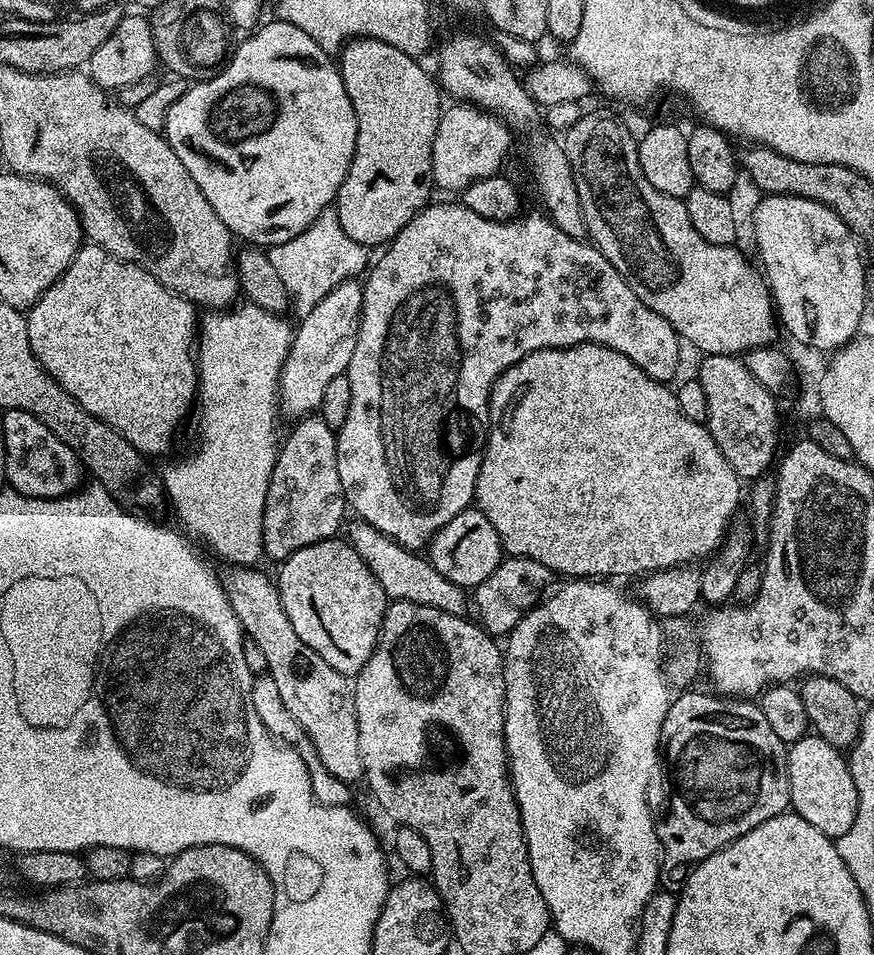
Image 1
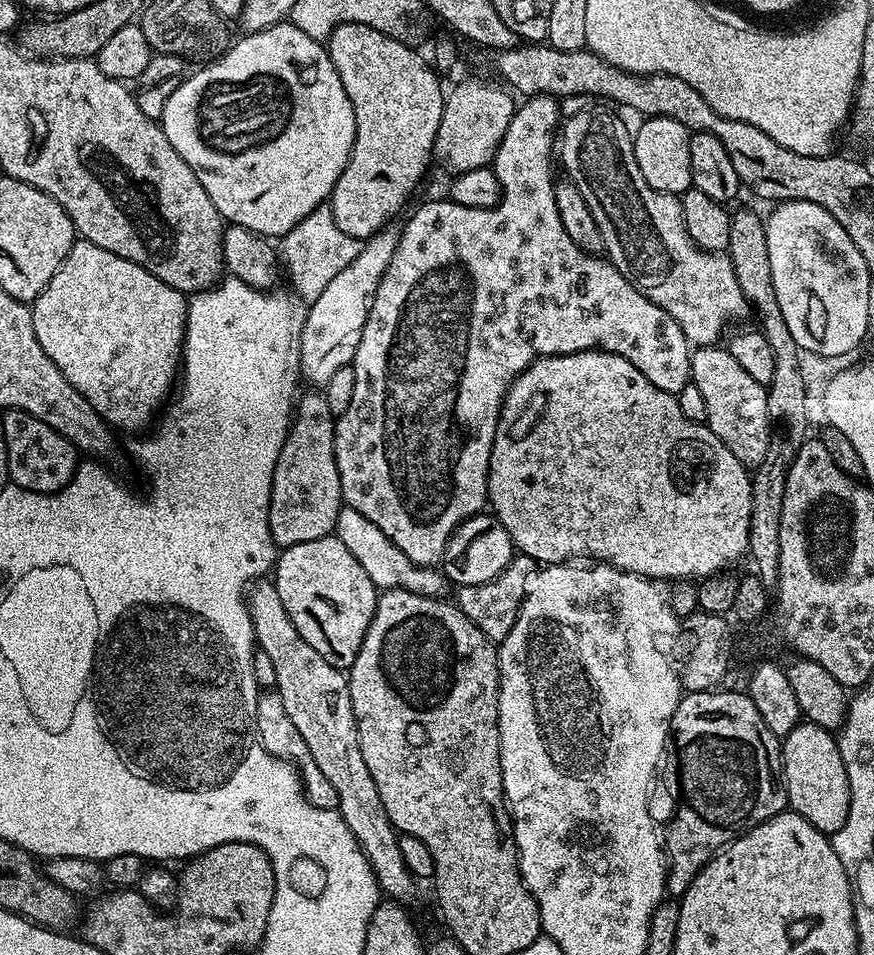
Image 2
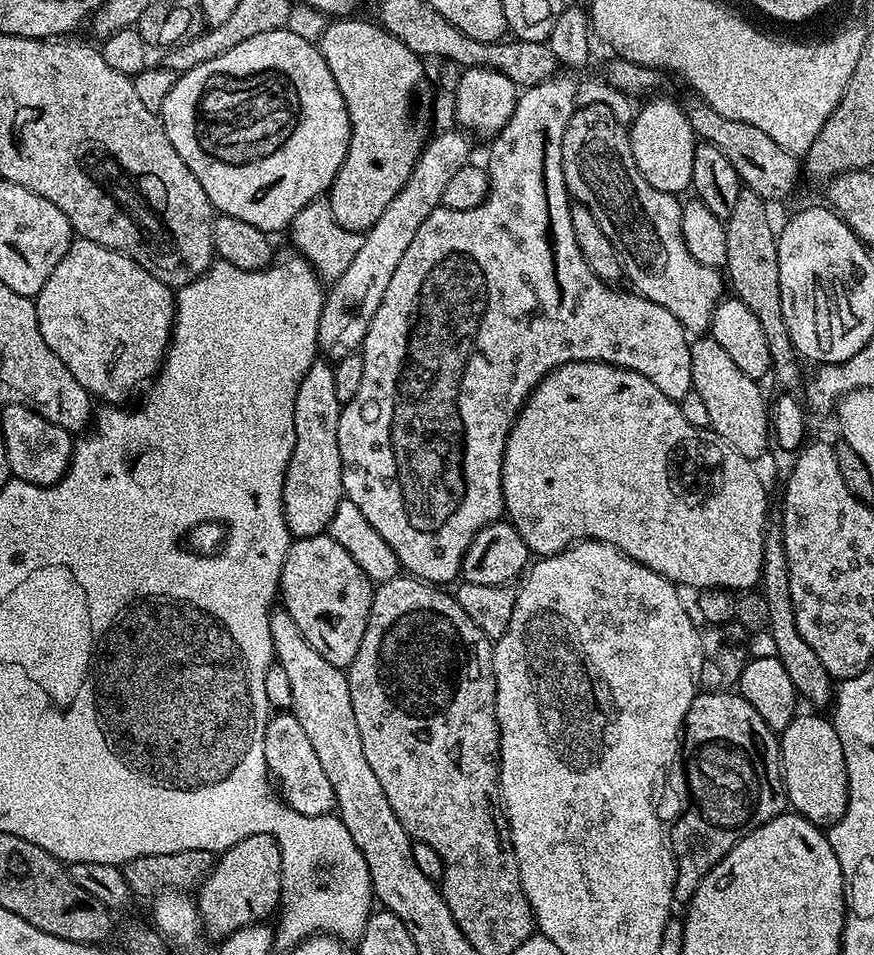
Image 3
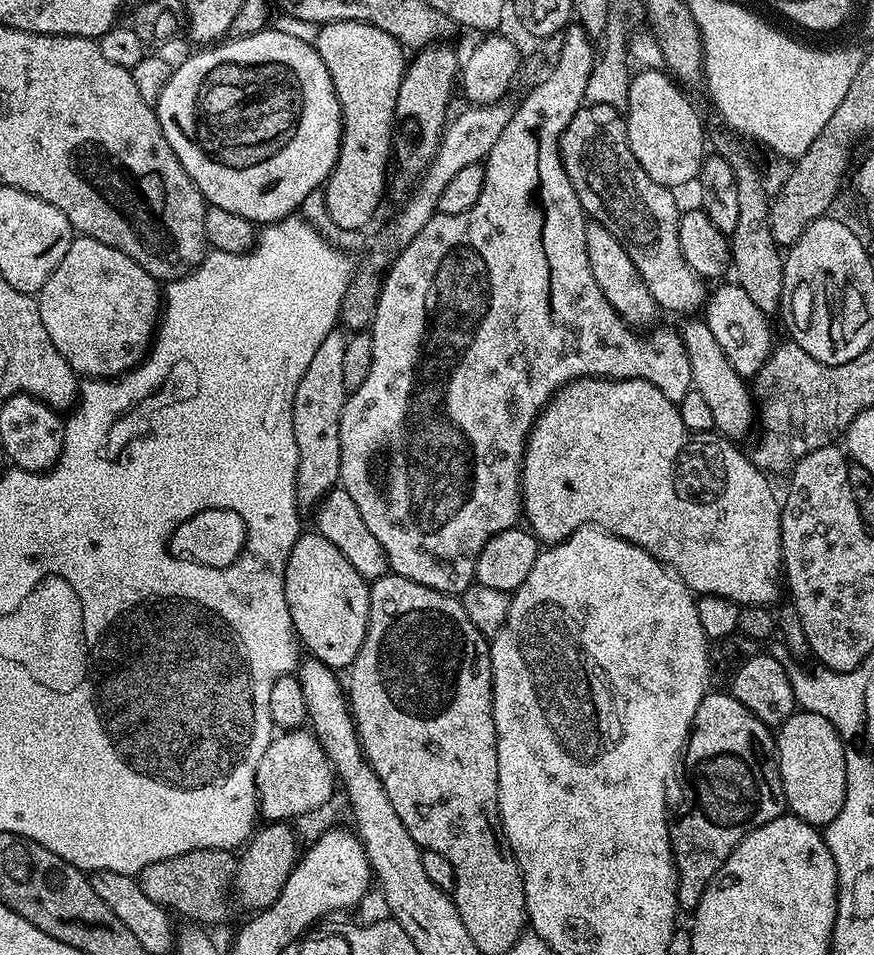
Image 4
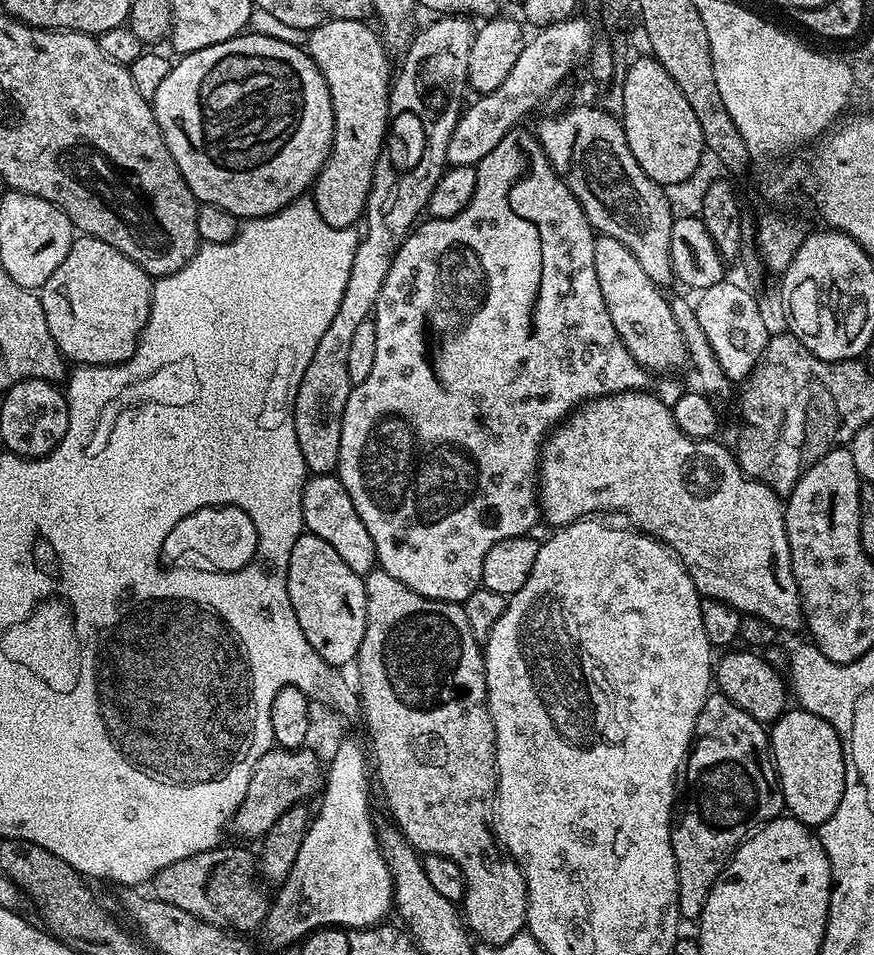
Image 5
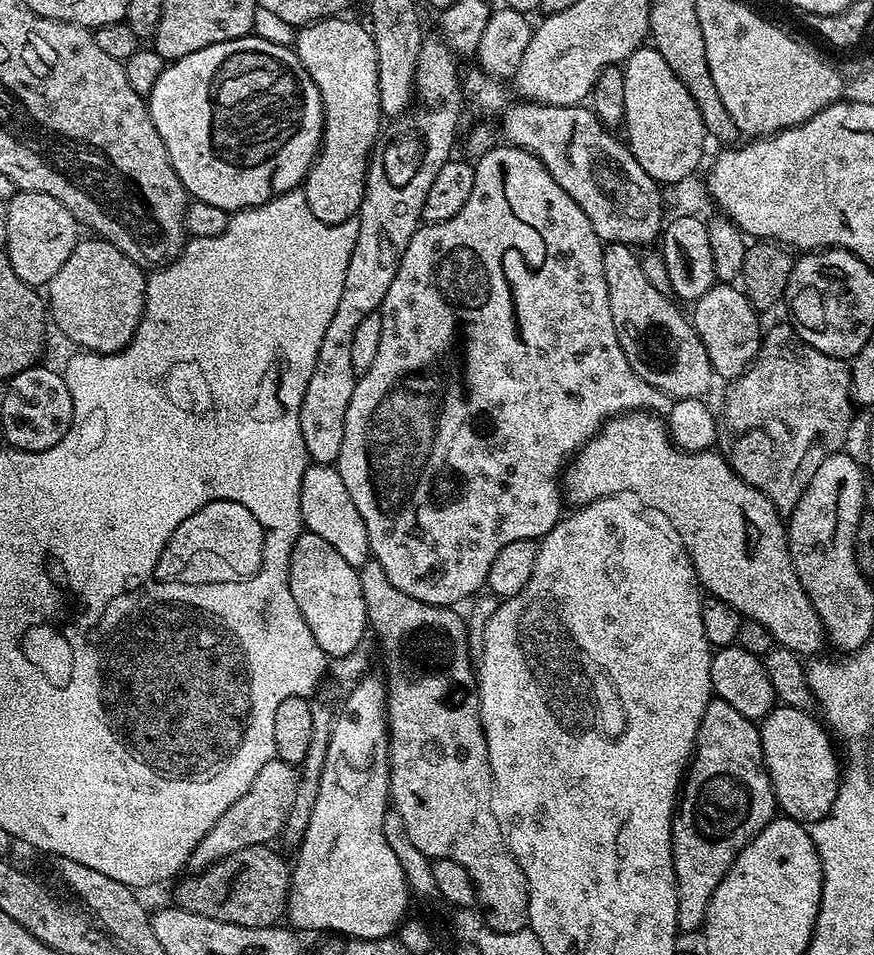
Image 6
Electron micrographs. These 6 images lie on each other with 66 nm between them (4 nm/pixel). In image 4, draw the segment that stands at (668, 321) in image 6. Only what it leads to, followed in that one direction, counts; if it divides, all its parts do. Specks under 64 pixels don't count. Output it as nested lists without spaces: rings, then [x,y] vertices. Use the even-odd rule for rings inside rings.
[[[588,222],[586,258],[590,258],[590,274],[594,274],[594,282],[598,282],[598,290],[602,290],[602,294],[606,294],[606,302],[610,302],[610,306],[614,306],[614,310],[625,322],[636,330],[640,330],[643,324],[655,322],[658,306],[654,302],[646,282],[642,282],[642,278],[638,274],[634,262],[630,262],[630,254],[626,254],[622,242],[618,242],[618,238],[614,238],[614,234],[610,234],[610,230],[606,230],[606,226]]]

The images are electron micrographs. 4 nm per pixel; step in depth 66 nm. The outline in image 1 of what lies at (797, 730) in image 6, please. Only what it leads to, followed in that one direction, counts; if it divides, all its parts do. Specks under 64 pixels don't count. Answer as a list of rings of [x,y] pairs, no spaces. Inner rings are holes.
[[[809,734],[788,749],[788,781],[792,802],[791,811],[806,818],[814,830],[838,838],[854,826],[854,814],[858,814],[858,790],[848,769],[845,753],[830,746],[821,736]]]

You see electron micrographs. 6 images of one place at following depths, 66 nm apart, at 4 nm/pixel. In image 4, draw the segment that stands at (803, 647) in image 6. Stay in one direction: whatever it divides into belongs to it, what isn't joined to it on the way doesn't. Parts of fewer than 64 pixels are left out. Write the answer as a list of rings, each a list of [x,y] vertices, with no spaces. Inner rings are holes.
[[[572,380],[565,384],[552,396],[546,407],[540,411],[540,416],[532,423],[528,432],[528,440],[524,443],[524,461],[520,463],[520,502],[522,516],[533,536],[541,545],[551,546],[561,544],[570,534],[580,528],[595,526],[605,532],[613,532],[631,544],[646,549],[655,560],[668,565],[671,571],[683,580],[693,593],[705,596],[718,594],[722,598],[730,598],[741,606],[762,604],[772,606],[772,603],[782,592],[782,580],[779,575],[772,576],[784,566],[784,547],[780,537],[781,501],[776,500],[776,492],[767,475],[752,463],[747,455],[743,456],[731,439],[725,438],[715,431],[692,432],[682,422],[677,401],[666,398],[658,386],[645,380]]]

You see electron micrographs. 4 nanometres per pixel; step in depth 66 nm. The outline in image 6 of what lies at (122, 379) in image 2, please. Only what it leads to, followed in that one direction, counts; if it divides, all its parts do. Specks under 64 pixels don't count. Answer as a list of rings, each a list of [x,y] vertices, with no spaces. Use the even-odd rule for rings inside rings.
[[[99,238],[88,239],[92,240],[77,239],[74,250],[70,250],[70,258],[66,258],[62,270],[58,270],[58,274],[54,274],[54,278],[47,284],[46,308],[50,313],[51,323],[53,320],[57,330],[62,335],[69,336],[76,343],[77,349],[102,354],[120,352],[132,341],[144,313],[148,285],[146,272],[110,242]]]

